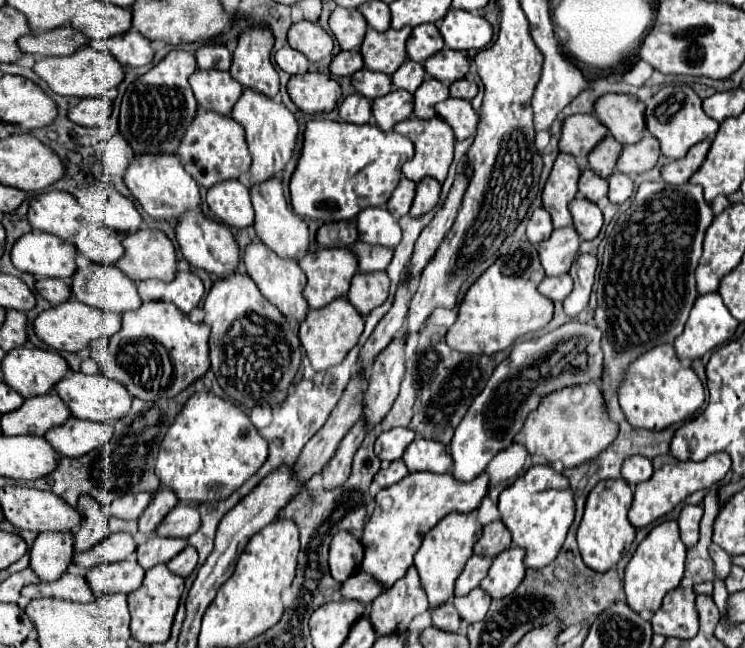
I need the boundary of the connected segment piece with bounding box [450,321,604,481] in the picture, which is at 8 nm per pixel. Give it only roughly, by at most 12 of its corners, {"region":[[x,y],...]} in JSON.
{"region":[[594,323],[516,343],[450,441],[478,477],[550,391],[600,381]]}

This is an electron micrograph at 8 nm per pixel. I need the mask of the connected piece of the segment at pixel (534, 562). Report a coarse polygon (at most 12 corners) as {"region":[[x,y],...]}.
{"region":[[532,465],[498,509],[524,563],[556,559],[576,513],[566,475]]}

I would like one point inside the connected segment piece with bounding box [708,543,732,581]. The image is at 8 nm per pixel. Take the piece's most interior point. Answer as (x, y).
(722, 563)

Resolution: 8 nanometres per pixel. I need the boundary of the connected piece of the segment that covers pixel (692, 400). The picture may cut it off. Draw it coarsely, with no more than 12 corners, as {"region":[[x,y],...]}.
{"region":[[672,345],[630,363],[620,407],[632,427],[688,421],[704,387]]}

